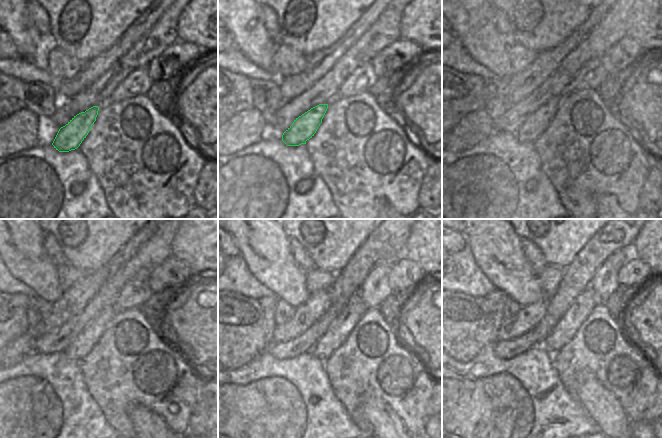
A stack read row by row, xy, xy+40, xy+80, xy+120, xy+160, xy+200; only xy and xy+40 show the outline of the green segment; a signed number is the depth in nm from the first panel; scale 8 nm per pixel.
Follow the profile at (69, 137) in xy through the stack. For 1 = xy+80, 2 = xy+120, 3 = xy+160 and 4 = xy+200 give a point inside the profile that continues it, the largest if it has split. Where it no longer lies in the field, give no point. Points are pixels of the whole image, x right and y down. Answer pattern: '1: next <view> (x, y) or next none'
1: next xy+80 (538, 121)
2: next xy+120 (83, 346)
3: next xy+160 (337, 333)
4: next xy+200 (580, 309)

